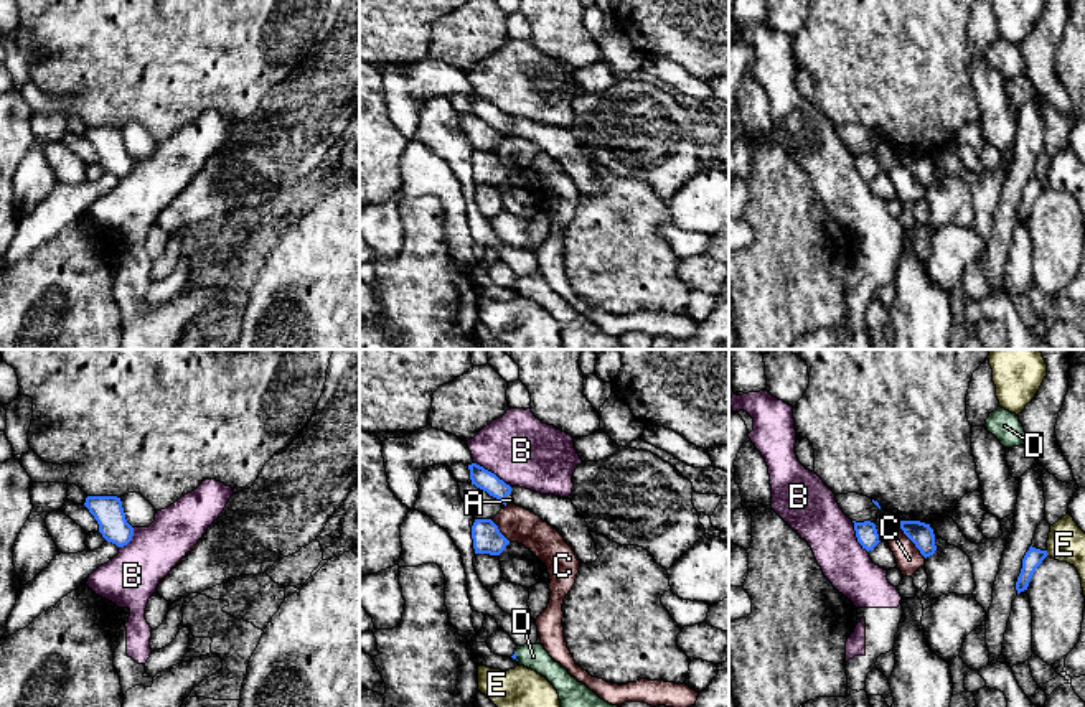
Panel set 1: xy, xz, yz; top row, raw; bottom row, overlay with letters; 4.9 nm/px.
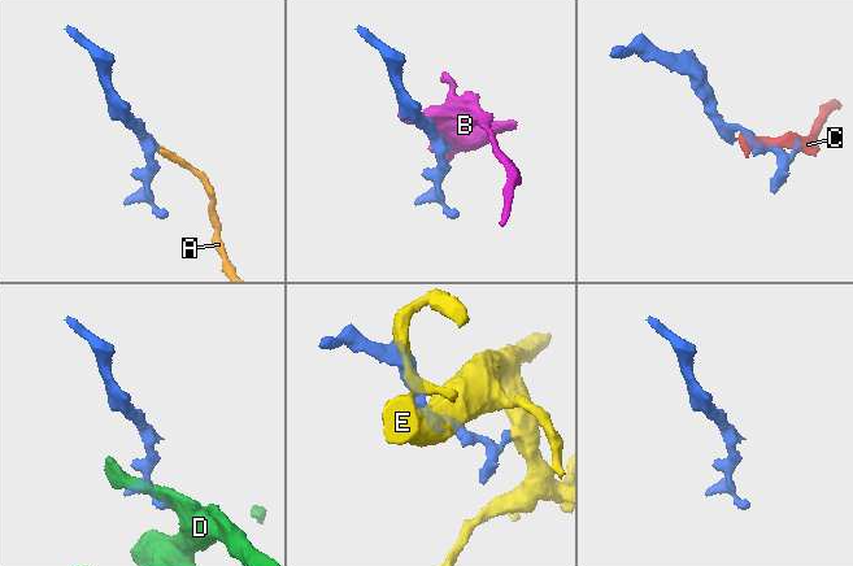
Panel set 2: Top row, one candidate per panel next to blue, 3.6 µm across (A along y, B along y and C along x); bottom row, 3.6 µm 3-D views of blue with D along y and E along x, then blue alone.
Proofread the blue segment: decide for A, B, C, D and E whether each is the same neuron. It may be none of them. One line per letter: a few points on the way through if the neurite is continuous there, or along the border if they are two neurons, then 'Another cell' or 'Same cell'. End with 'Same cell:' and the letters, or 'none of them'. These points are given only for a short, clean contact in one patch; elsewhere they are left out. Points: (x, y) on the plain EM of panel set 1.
A: Path across: xz (482, 109), (505, 131), (510, 131). Same cell
B: Another cell
C: Boundary: yz (901, 159), (925, 188). Another cell
D: Boundary: xz (515, 282), (518, 290). Another cell
E: Boundary: yz (1046, 182), (1047, 187). Another cell
Same cell: A

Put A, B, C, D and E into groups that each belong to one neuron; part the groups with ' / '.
A / B / C / D / E

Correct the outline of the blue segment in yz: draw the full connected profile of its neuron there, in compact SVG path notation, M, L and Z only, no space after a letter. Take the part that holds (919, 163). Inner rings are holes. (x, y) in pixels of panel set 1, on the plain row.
M900 152L900 160L925 190L935 185L935 165L930 155L920 152Z

